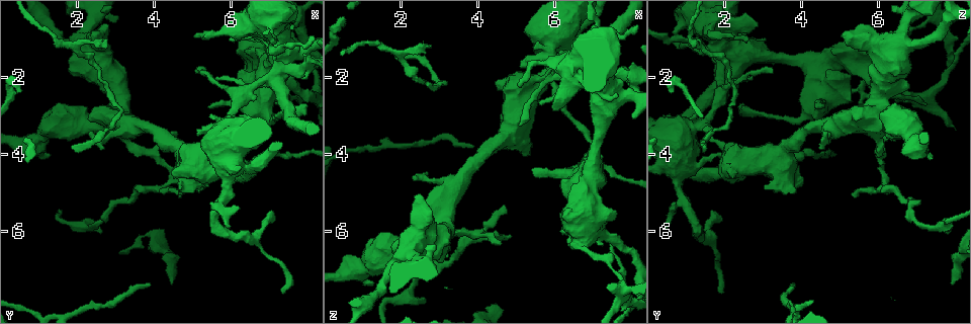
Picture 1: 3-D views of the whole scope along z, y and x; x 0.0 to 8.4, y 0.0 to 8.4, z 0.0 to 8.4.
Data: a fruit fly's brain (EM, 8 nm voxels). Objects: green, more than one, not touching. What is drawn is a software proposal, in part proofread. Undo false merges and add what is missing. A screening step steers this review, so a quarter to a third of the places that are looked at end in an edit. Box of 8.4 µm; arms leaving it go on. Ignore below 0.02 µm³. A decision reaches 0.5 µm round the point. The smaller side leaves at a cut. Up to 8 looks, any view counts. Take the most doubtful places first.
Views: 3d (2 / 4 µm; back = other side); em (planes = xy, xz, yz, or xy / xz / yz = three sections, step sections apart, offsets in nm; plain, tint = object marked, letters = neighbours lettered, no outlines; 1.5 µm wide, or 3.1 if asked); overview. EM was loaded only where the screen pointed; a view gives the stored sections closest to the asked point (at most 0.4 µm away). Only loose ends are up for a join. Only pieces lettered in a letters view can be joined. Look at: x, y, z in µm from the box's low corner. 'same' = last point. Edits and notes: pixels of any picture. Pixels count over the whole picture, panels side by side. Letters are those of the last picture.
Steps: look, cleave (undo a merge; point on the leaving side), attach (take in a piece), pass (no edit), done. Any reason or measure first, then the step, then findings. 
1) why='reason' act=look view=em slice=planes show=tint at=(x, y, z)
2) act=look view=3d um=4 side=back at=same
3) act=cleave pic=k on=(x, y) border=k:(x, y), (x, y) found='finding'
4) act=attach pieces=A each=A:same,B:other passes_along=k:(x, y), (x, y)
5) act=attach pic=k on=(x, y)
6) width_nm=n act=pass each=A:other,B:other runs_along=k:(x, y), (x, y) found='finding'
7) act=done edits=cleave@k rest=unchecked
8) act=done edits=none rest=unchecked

why='branch stops here' act=look view=em slice=xz step=8 show=tint at=(1.85, 3.80, 1.55)

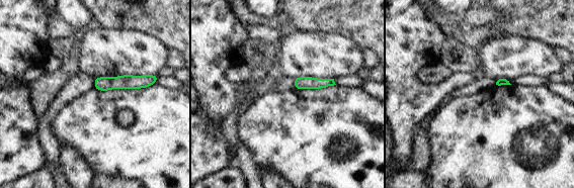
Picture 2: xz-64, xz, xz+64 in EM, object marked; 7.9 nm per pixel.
act=look view=em slice=planes show=letters at=same

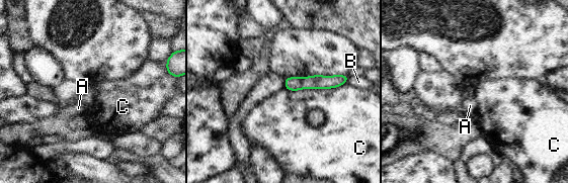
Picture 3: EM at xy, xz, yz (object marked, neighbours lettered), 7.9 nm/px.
act=pass each=A:other,B:other,C:other found='none of them fits'

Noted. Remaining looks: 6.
why='sharp bend' act=look view=3d um=4 at=(3.15, 2.95, 2.15)

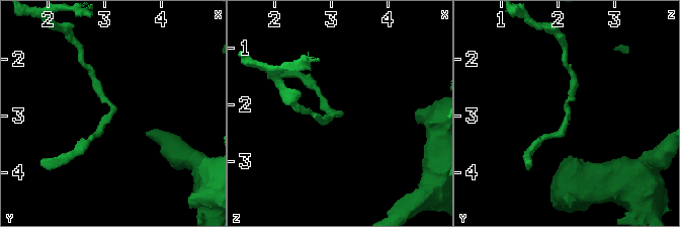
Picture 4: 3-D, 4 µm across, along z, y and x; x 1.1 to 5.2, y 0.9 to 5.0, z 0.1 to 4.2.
why='need the tissue' act=look view=em slice=planes show=letters at=(3.20, 2.85, 2.15)

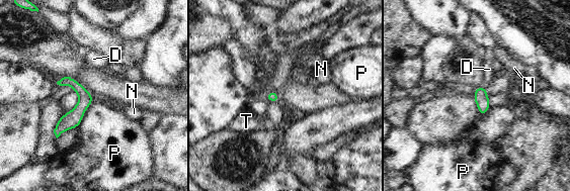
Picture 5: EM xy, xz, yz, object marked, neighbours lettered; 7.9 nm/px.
act=pass each=D:other,N:other,P:other,T:other runs_along=5:(68, 79), (82, 105), (57, 132) found='one cell here'

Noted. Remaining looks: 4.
why='sharp bend' act=look view=em slice=planes show=tint at=(5.75, 5.20, 0.95)

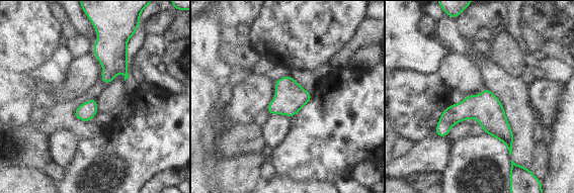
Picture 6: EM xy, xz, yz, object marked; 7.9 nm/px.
act=look view=em slice=planes show=letters at=same

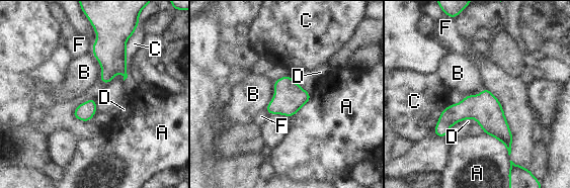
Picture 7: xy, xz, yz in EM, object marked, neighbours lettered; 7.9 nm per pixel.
longest_contact=C:340nm act=pass each=A:other,B:other,C:other,D:other,F:other border=7:(273, 81), (273, 98), (264, 108) found='all the same cell'

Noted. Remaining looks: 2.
act=done edits=none rest=unchecked

